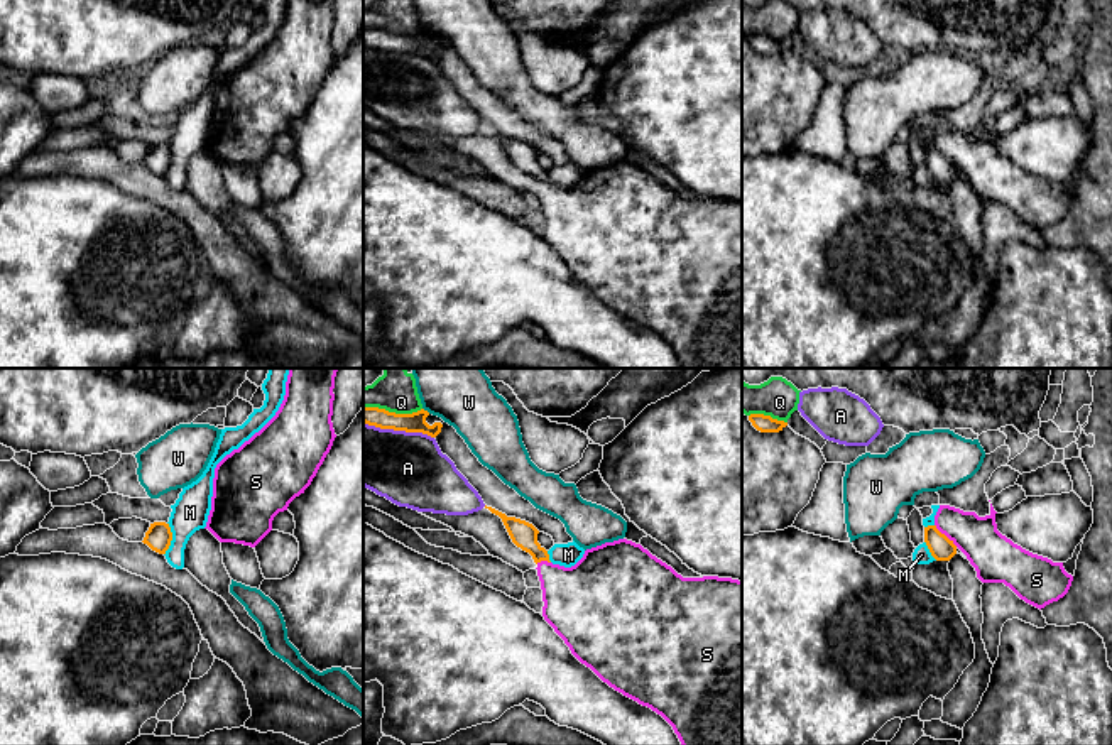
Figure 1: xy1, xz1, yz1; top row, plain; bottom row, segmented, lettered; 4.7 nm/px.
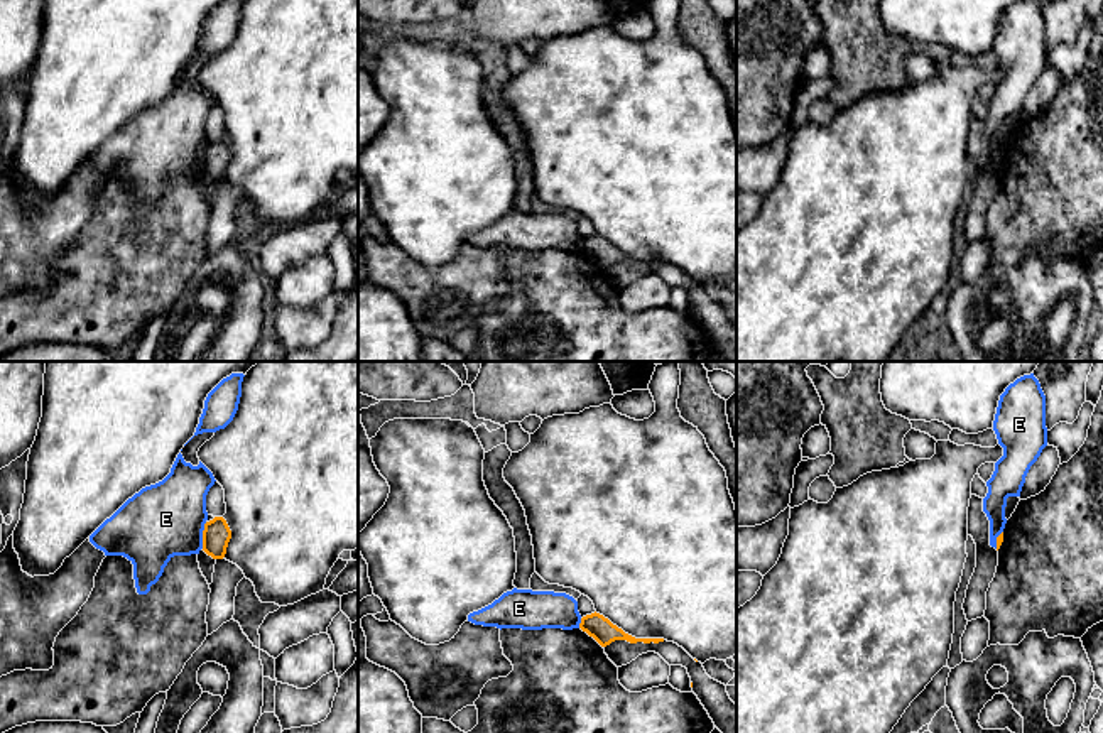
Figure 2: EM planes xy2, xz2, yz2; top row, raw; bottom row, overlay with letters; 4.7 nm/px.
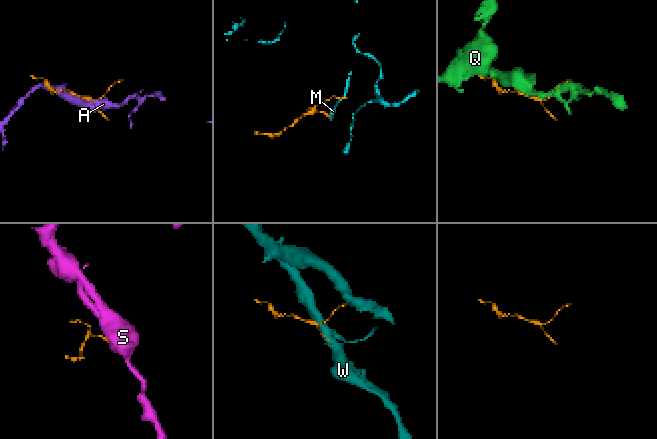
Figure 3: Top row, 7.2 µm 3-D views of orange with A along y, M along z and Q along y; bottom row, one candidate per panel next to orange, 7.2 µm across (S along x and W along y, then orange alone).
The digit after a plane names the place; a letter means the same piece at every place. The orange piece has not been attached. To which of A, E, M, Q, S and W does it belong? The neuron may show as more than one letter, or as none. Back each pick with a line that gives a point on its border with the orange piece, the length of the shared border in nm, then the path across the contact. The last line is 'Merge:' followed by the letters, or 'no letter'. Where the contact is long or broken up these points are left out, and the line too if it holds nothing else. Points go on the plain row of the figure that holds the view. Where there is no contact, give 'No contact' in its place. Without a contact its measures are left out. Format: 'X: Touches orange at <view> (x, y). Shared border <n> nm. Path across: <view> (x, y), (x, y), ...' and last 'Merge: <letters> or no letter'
W: Touches orange at xz1 (426, 32). Shared border 50 nm
Merge: W

